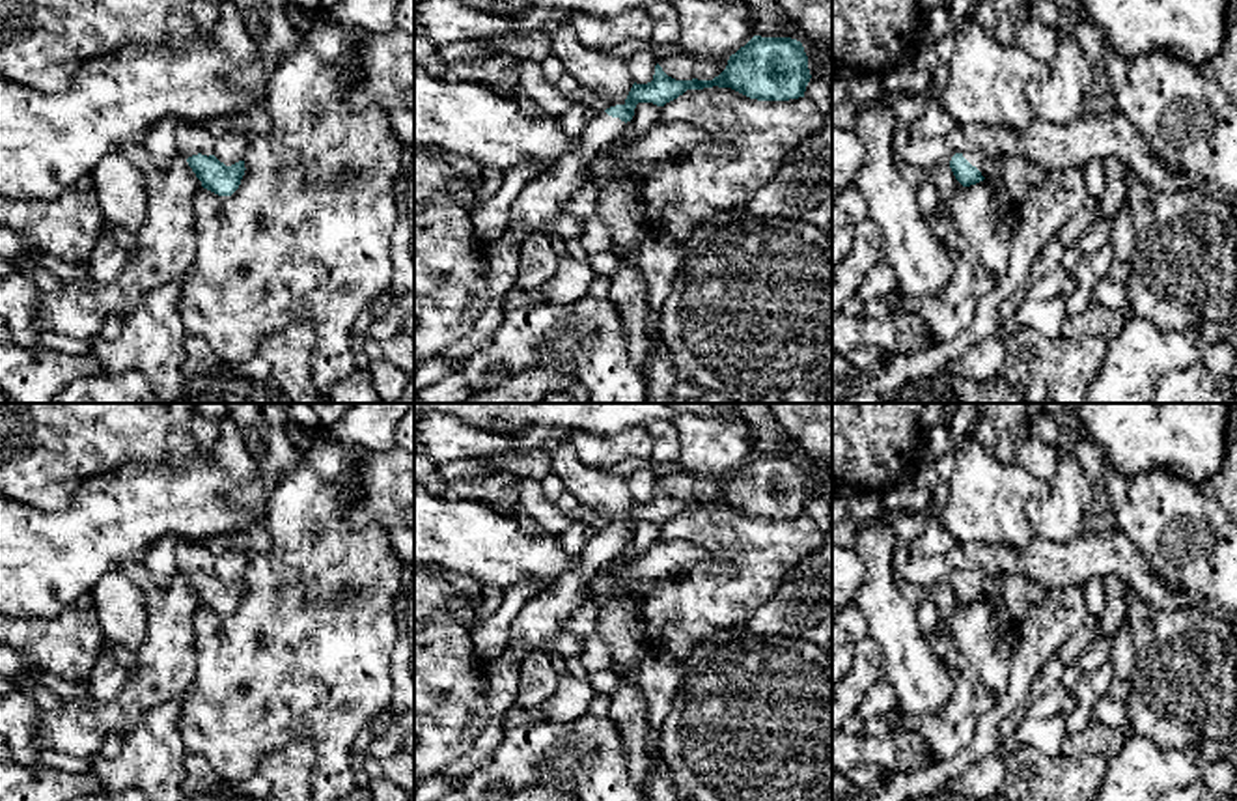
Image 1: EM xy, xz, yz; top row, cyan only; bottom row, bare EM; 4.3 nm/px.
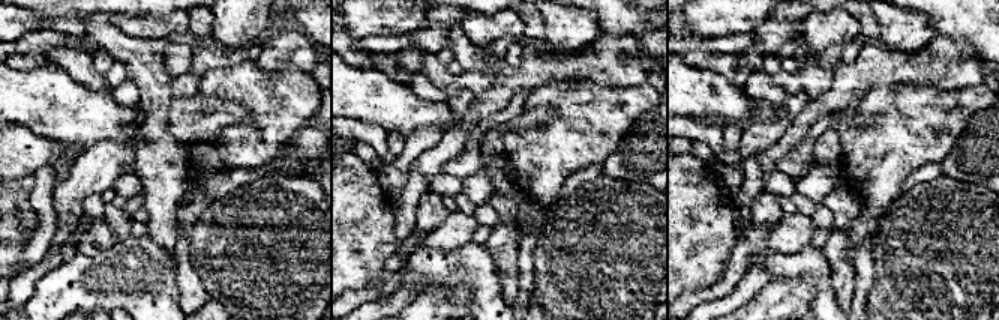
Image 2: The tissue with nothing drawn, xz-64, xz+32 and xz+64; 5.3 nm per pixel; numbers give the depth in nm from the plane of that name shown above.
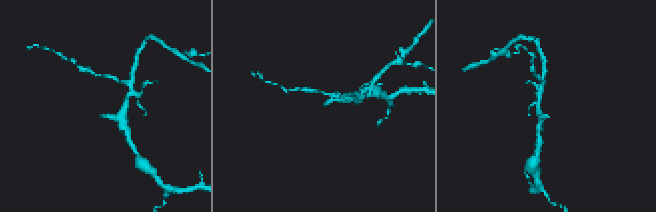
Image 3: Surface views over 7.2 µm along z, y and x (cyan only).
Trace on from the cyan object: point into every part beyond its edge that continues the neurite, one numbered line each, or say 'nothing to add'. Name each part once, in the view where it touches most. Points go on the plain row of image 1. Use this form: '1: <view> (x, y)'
1: yz (974, 576)

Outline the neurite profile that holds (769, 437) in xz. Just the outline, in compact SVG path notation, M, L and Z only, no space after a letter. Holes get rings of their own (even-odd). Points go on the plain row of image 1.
M730 403L733 413L748 426L754 454L791 456L802 461L808 476L832 485L832 463L808 457L795 435L785 429L767 403Z

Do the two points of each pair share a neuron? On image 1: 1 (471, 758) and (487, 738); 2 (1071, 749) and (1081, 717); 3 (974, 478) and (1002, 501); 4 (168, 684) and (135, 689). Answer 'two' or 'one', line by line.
1: one
2: two
3: one
4: one

